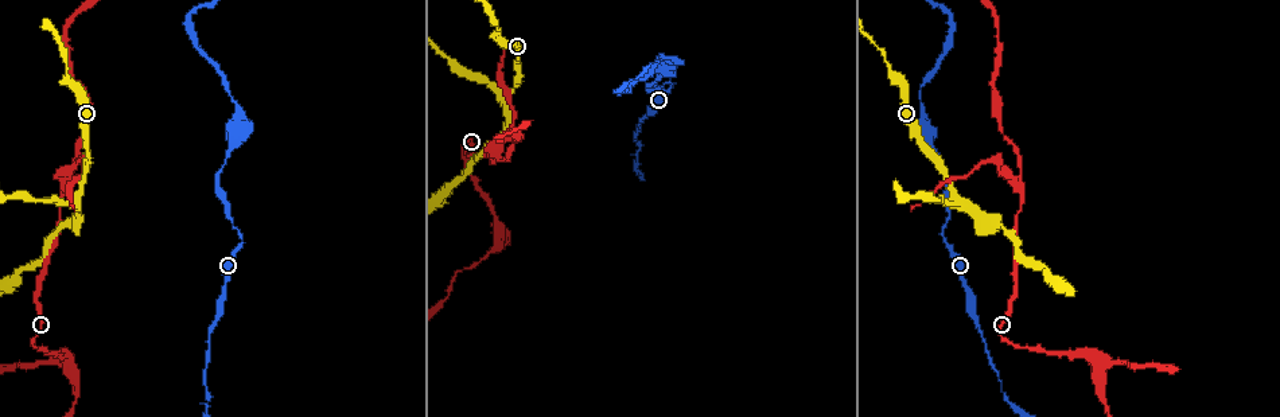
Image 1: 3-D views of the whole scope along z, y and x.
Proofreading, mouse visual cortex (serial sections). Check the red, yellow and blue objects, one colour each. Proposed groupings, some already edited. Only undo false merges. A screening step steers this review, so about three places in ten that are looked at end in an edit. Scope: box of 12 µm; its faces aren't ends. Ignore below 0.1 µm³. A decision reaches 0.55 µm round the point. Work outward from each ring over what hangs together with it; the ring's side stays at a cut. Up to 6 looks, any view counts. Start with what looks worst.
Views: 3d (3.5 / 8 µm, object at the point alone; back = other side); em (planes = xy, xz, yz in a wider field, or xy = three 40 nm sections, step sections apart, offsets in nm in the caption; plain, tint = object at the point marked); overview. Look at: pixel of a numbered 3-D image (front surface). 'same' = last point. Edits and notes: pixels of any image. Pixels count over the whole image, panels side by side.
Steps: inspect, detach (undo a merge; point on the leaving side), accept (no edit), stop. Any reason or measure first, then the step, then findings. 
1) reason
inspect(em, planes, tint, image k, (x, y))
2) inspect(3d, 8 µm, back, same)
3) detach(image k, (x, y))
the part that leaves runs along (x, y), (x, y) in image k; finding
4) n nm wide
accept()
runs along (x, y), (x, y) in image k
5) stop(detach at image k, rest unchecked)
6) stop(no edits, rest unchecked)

abrupt turn
inspect(em, xy, step 2, tint, image 1, (944, 235))

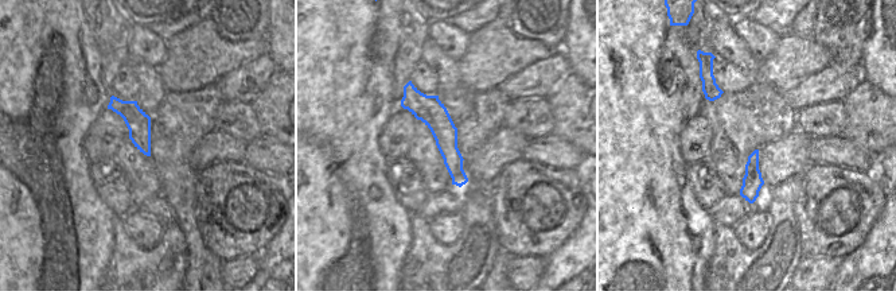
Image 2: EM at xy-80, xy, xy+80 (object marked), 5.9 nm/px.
see where the arms go
inspect(3d, 3.5 µm, same)

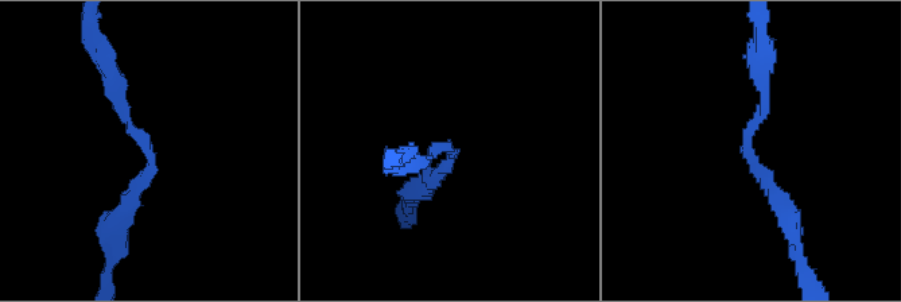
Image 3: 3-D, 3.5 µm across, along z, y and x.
accept()
runs along (789, 216), (748, 146), (765, 104), (761, 68) in image 3; one cell here

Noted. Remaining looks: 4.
a fork
inspect(em, xy, step 2, tint, image 1, (1015, 181))

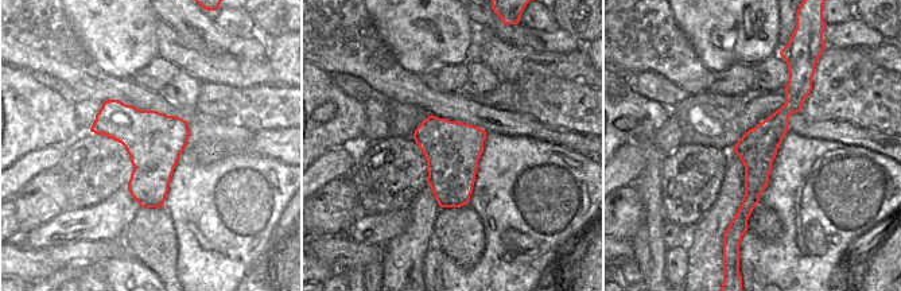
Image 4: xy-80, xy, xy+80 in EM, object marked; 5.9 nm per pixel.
wider look
inspect(3d, 3.5 µm, same)

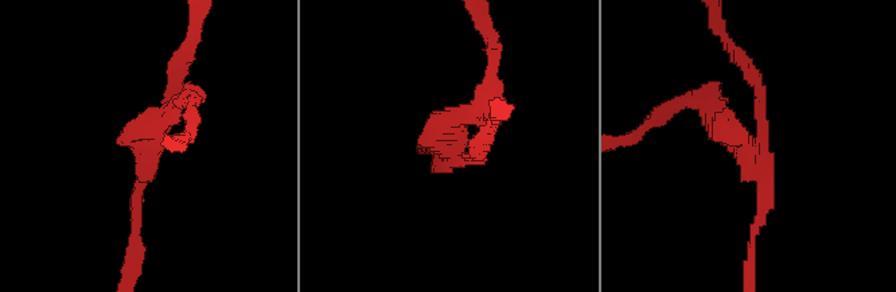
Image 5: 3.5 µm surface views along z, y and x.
detach(image 5, (151, 116))
two cells meet here

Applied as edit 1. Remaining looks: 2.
stop(detach at image 5, rest unchecked)

